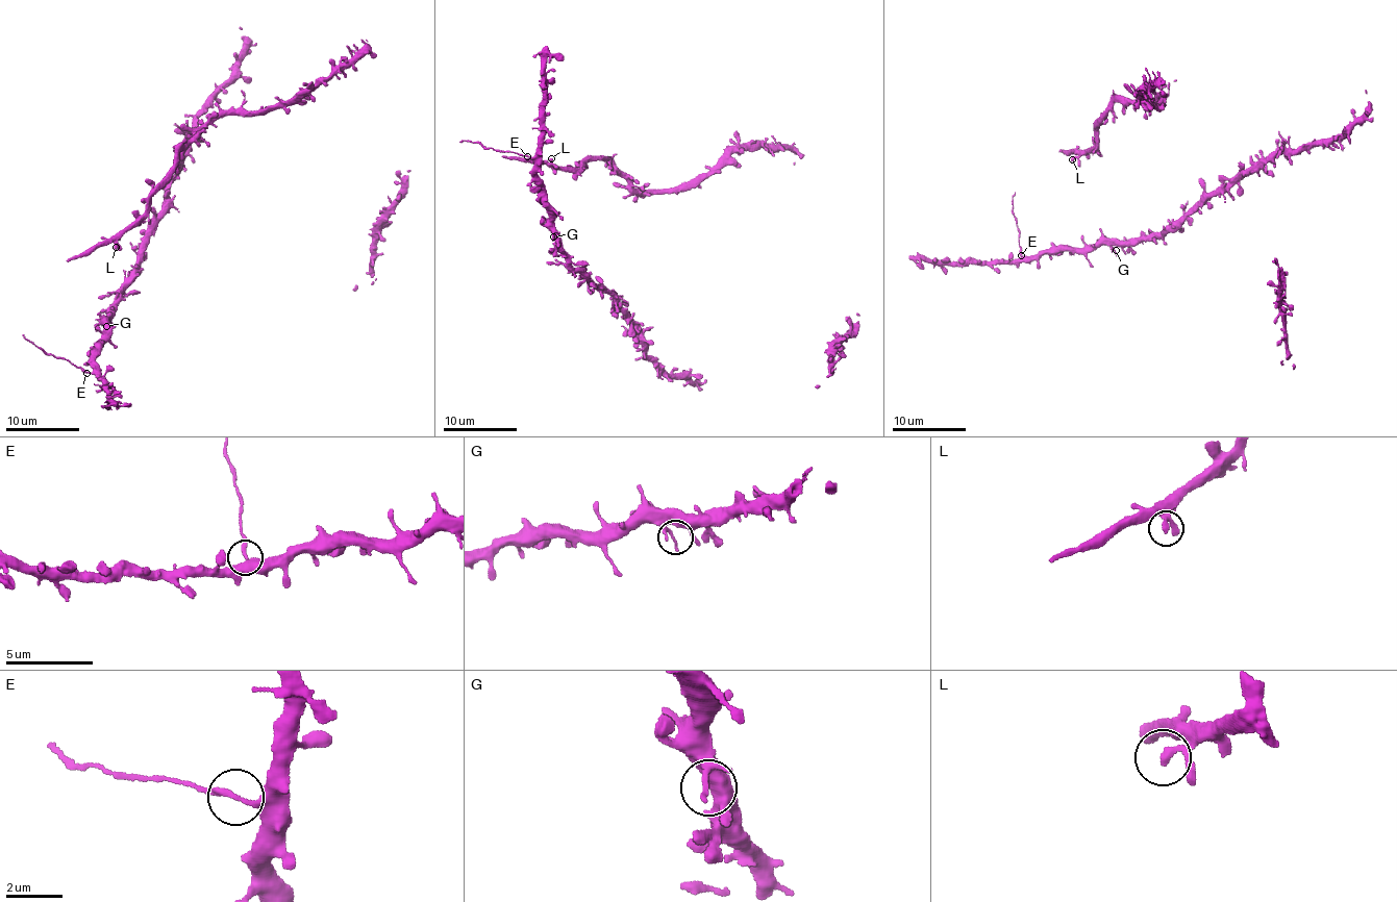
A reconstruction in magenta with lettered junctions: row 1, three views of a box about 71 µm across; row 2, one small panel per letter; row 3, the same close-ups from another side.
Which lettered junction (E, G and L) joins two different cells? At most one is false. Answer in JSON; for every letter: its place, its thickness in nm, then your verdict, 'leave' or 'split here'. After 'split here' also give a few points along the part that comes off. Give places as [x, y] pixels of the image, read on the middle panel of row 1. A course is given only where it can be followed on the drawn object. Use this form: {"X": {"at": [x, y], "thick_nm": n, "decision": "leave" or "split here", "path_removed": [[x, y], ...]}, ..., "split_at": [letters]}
{"E": {"at": [527, 156], "thick_nm": 200, "decision": "split here", "path_removed": [[527, 156], [487, 148], [475, 142], [459, 141]]}, "G": {"at": [553, 236], "thick_nm": 170, "decision": "leave"}, "L": {"at": [551, 158], "thick_nm": 220, "decision": "leave"}, "split_at": ["E"]}

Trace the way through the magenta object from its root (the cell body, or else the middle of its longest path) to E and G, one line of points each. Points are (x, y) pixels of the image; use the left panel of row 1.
E: (131, 271), (110, 307), (108, 327), (94, 369), (86, 372)
G: (131, 271), (117, 295), (106, 326)

